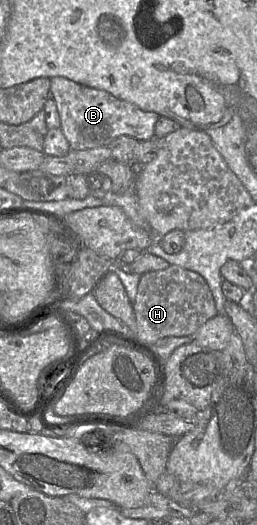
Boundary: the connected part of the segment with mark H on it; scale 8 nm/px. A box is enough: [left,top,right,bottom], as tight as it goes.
[132,265,218,345]

